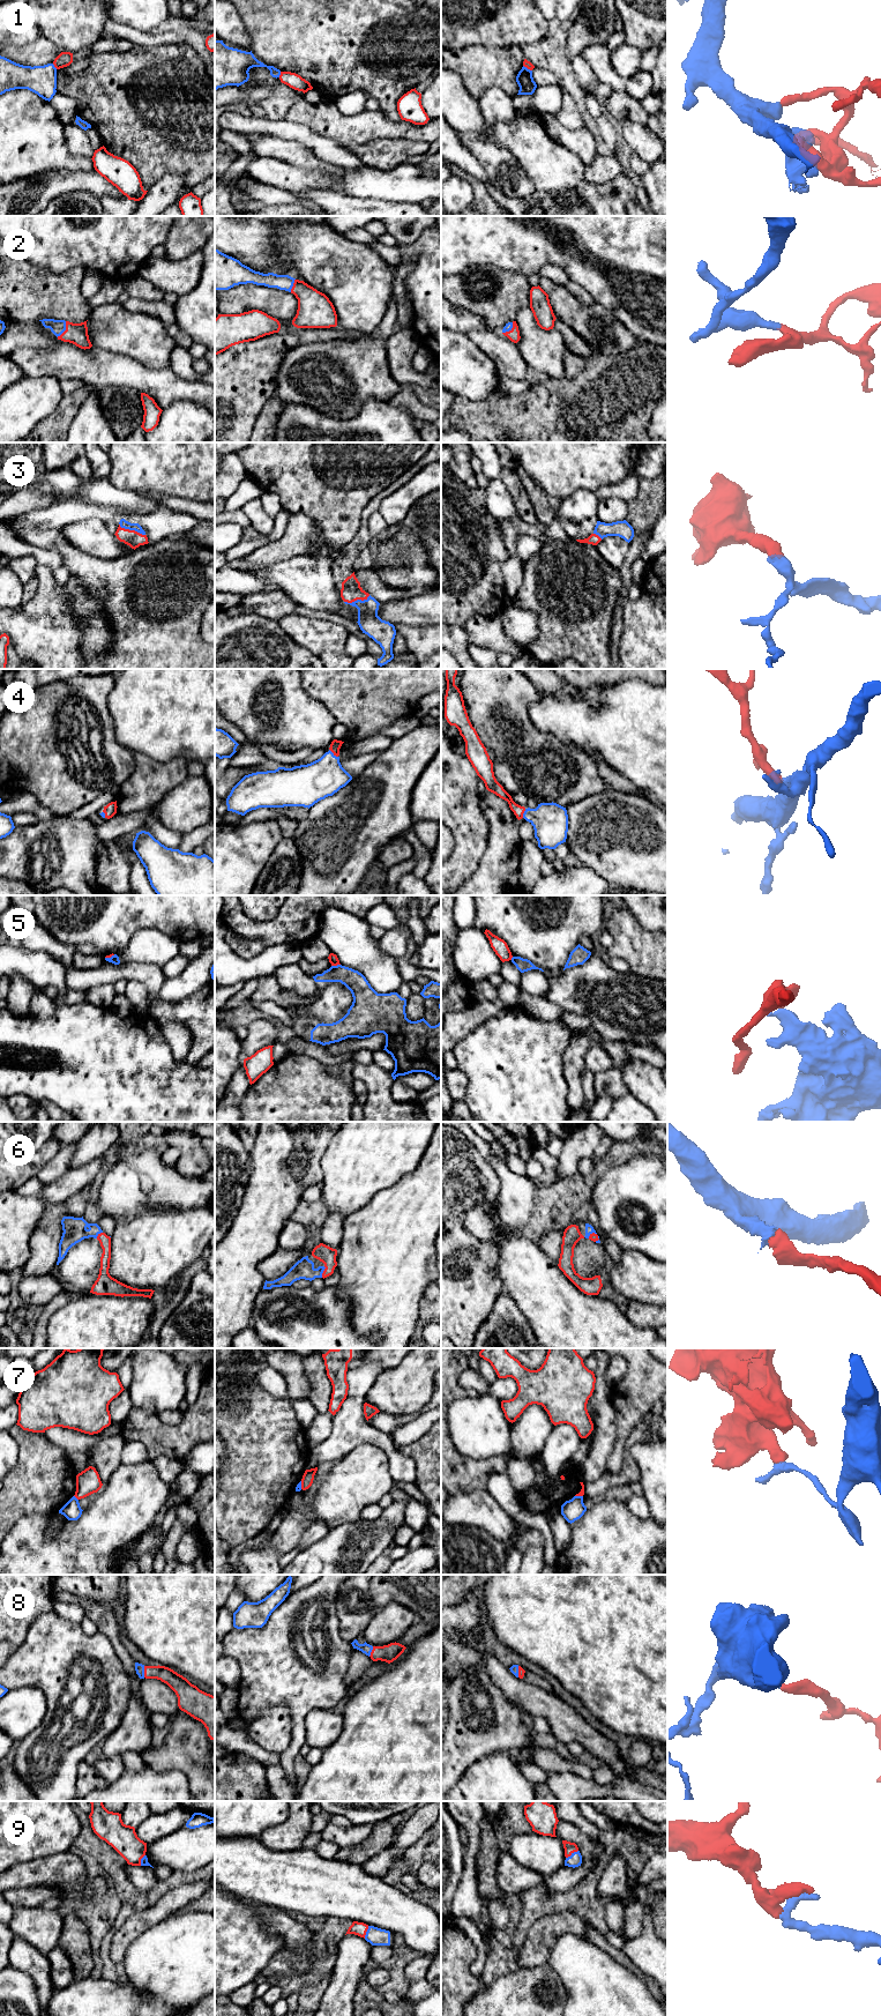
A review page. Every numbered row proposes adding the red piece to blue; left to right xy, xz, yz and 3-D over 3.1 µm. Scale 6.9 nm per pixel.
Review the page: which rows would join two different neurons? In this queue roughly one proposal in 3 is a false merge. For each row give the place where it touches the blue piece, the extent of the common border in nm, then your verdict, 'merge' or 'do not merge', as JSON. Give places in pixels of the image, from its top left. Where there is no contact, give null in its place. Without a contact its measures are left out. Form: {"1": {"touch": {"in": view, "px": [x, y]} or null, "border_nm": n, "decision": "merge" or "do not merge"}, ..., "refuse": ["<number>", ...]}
{"1": {"touch": {"in": "xy", "px": [53, 66]}, "border_nm": 50, "decision": "do not merge"}, "2": {"touch": {"in": "xy", "px": [65, 329]}, "border_nm": 130, "decision": "merge"}, "3": {"touch": {"in": "xy", "px": [132, 529]}, "border_nm": 200, "decision": "merge"}, "4": {"touch": {"in": "xz", "px": [333, 753]}, "border_nm": 90, "decision": "merge"}, "5": {"touch": {"in": "xz", "px": [335, 966]}, "border_nm": 70, "decision": "do not merge"}, "6": {"touch": {"in": "xz", "px": [322, 1272]}, "border_nm": 80, "decision": "merge"}, "7": {"touch": {"in": "xy", "px": [75, 1497]}, "border_nm": 50, "decision": "do not merge"}, "8": {"touch": {"in": "xy", "px": [143, 1672]}, "border_nm": 80, "decision": "merge"}, "9": {"touch": {"in": "yz", "px": [572, 1853]}, "border_nm": 110, "decision": "merge"}, "refuse": ["1", "5", "7"]}

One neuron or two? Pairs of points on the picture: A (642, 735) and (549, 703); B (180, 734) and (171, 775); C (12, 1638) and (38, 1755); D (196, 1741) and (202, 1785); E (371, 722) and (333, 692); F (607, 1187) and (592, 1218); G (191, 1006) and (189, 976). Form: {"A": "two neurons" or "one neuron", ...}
{"A": "one neuron", "B": "two neurons", "C": "two neurons", "D": "one neuron", "E": "one neuron", "F": "two neurons", "G": "two neurons"}

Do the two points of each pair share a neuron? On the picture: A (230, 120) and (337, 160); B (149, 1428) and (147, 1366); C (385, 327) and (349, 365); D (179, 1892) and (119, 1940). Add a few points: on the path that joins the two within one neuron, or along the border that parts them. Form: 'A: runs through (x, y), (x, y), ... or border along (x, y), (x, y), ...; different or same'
A: runs through (256, 125), (298, 132), (311, 140); same
B: border along (133, 1406), (156, 1414); different
C: runs through (378, 336), (358, 356); same
D: runs through (164, 1907), (134, 1926); same

